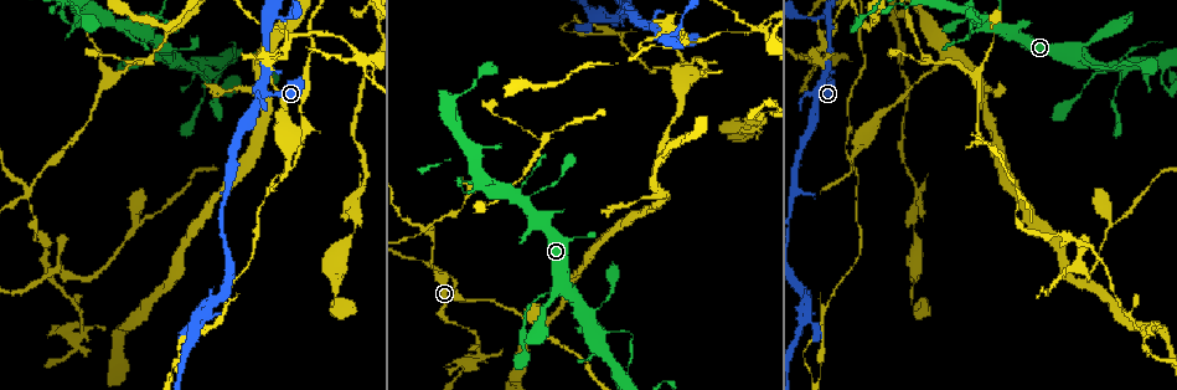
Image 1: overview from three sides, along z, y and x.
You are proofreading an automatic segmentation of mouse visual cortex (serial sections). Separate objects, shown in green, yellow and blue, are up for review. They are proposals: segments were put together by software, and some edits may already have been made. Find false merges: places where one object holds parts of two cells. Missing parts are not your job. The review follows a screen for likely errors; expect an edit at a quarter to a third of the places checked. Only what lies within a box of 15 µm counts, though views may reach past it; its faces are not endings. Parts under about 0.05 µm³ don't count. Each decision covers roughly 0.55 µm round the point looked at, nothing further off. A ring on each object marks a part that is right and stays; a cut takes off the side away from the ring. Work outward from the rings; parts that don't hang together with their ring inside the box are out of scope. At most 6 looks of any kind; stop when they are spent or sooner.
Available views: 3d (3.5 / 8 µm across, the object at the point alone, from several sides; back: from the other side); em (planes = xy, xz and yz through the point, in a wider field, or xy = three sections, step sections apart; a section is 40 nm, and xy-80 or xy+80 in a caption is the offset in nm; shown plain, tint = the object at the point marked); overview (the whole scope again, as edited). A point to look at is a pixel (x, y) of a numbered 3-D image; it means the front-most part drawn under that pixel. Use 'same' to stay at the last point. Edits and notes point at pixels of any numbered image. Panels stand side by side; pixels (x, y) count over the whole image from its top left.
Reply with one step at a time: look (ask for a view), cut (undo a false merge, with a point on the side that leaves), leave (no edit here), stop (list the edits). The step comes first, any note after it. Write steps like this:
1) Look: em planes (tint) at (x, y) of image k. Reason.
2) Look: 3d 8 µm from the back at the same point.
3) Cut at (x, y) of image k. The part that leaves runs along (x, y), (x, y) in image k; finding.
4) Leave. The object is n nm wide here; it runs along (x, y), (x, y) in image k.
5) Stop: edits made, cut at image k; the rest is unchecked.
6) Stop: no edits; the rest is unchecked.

Look: 3d 3.5 µm at (1142, 333) of image 1. Three-way junction.

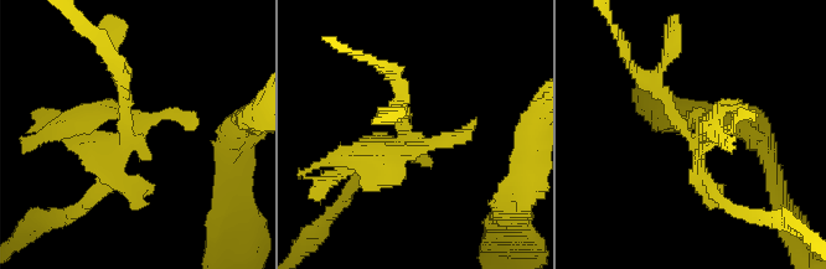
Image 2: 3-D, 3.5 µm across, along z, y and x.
Look: em xy step 1 (tint) at (129, 140) of image 2.

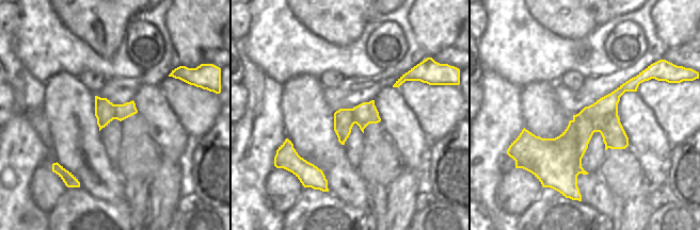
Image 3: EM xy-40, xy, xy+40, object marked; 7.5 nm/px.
Cut at (76, 134) of image 2. The part that leaves runs along (412, 136), (392, 159), (320, 163) in image 2; a second cell is stuck on.

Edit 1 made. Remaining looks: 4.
Look: overview.

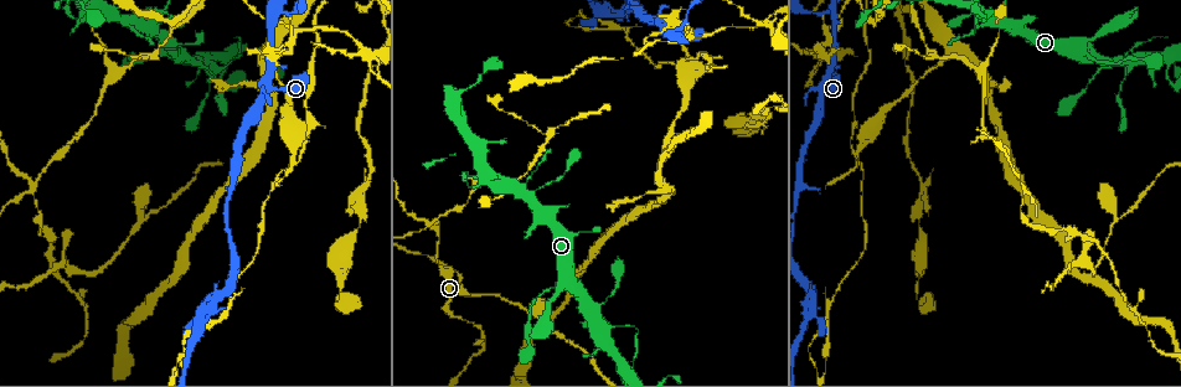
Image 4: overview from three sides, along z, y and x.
Look: em xy step 5 (tint) at (1085, 44) of image 4. Four or more arms meet.

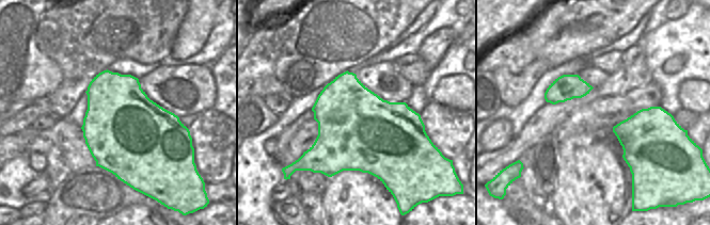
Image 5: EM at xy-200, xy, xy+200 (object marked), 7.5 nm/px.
Look: 3d 3.5 µm from the back at the same point. See where the arms go.

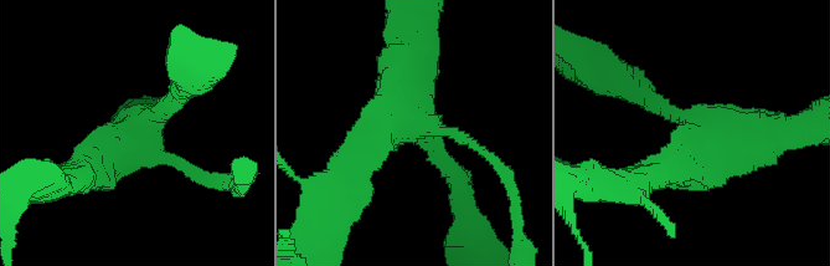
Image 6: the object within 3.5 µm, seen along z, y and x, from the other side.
Leave. The arms are 150, 200, 450, 450 nm wide; it runs along (410, 24), (406, 106), (356, 160) in image 6; continuous, no second cell.

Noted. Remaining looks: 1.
Stop: edits made, cut at image 2; the rest is unchecked.

